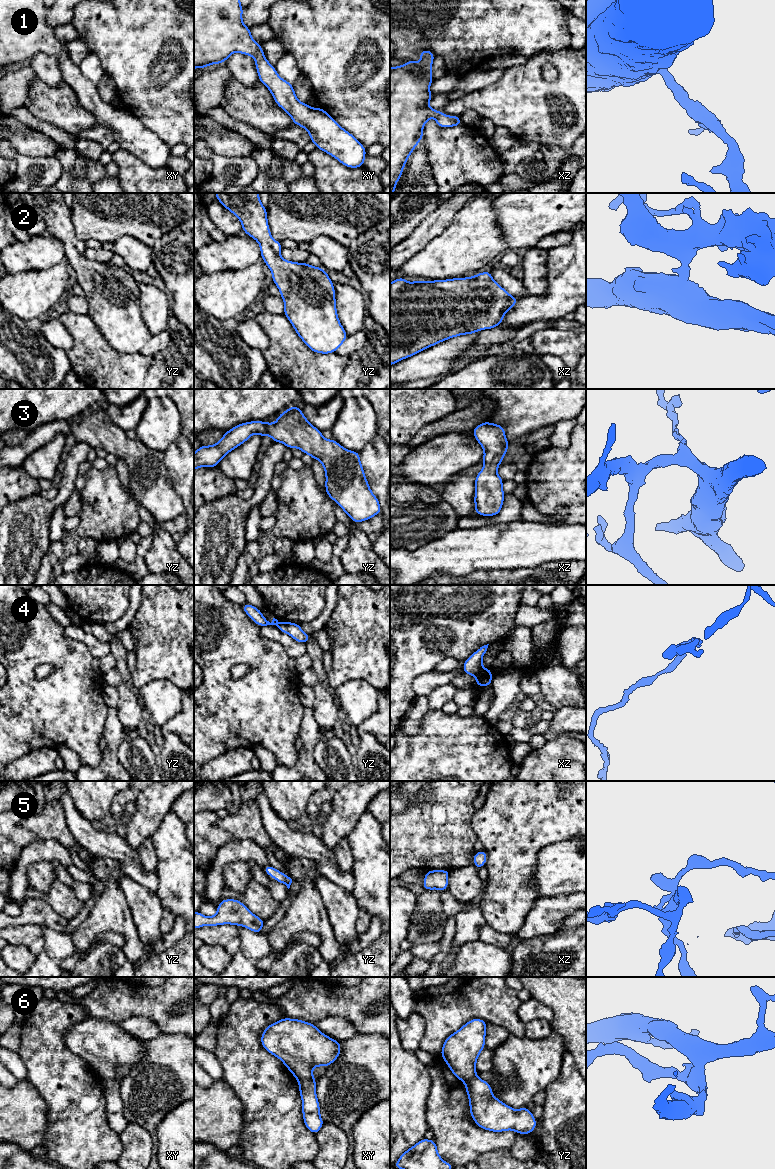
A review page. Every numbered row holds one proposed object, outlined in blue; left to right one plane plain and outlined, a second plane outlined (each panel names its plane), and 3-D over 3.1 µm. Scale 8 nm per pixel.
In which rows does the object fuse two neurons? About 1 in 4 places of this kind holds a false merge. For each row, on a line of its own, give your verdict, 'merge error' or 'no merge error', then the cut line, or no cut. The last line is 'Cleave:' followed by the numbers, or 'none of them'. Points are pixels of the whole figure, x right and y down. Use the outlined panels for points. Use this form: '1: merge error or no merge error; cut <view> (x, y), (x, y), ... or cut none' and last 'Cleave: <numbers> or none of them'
1: no merge error; cut none
2: no merge error; cut none
3: no merge error; cut none
4: merge error; cut xz (482, 667), (476, 677)
5: no merge error; cut none
6: merge error; cut xy (313, 1077), (298, 1080)
Cleave: 4, 6

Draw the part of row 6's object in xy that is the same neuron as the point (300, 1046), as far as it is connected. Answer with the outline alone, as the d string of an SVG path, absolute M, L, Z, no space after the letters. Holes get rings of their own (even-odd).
M285 1017L270 1024L260 1040L263 1048L279 1058L298 1080L314 1078L314 1067L327 1068L341 1053L341 1042L300 1019Z

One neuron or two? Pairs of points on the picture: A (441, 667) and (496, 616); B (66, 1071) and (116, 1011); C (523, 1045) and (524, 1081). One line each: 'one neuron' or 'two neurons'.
A: two neurons
B: two neurons
C: one neuron

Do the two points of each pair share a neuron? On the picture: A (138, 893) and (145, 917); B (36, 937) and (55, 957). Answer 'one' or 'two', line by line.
A: one
B: two

